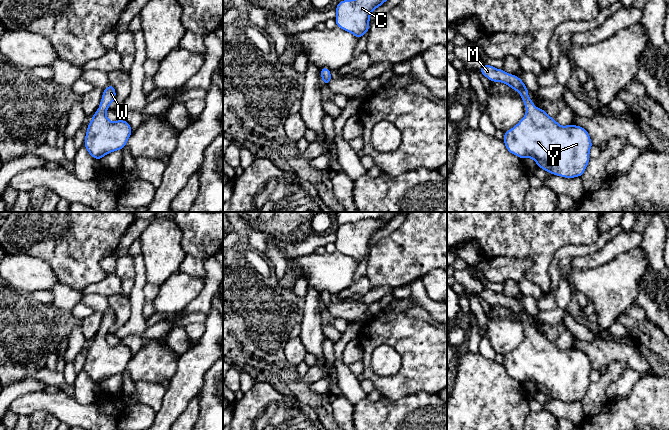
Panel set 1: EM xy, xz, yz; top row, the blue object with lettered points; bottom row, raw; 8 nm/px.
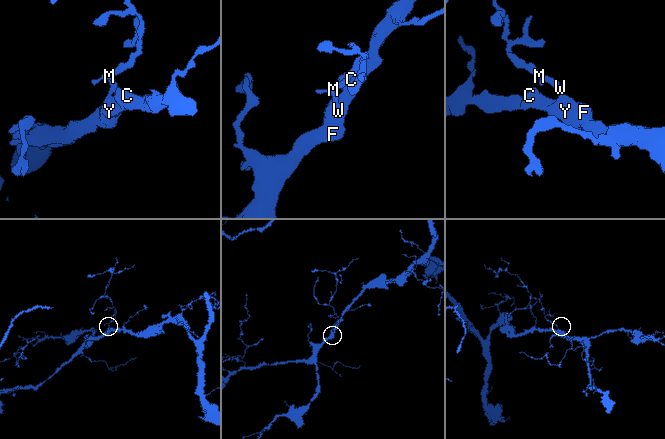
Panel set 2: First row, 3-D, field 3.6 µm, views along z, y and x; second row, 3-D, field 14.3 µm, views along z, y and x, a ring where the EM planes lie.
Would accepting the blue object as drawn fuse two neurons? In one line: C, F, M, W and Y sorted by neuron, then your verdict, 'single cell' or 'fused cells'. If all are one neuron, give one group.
groups C F M W Y; single cell

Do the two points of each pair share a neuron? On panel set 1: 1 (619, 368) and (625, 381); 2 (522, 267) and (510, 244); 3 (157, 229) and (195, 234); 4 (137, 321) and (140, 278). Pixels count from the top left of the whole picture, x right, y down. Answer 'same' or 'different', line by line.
1: different
2: different
3: different
4: same

